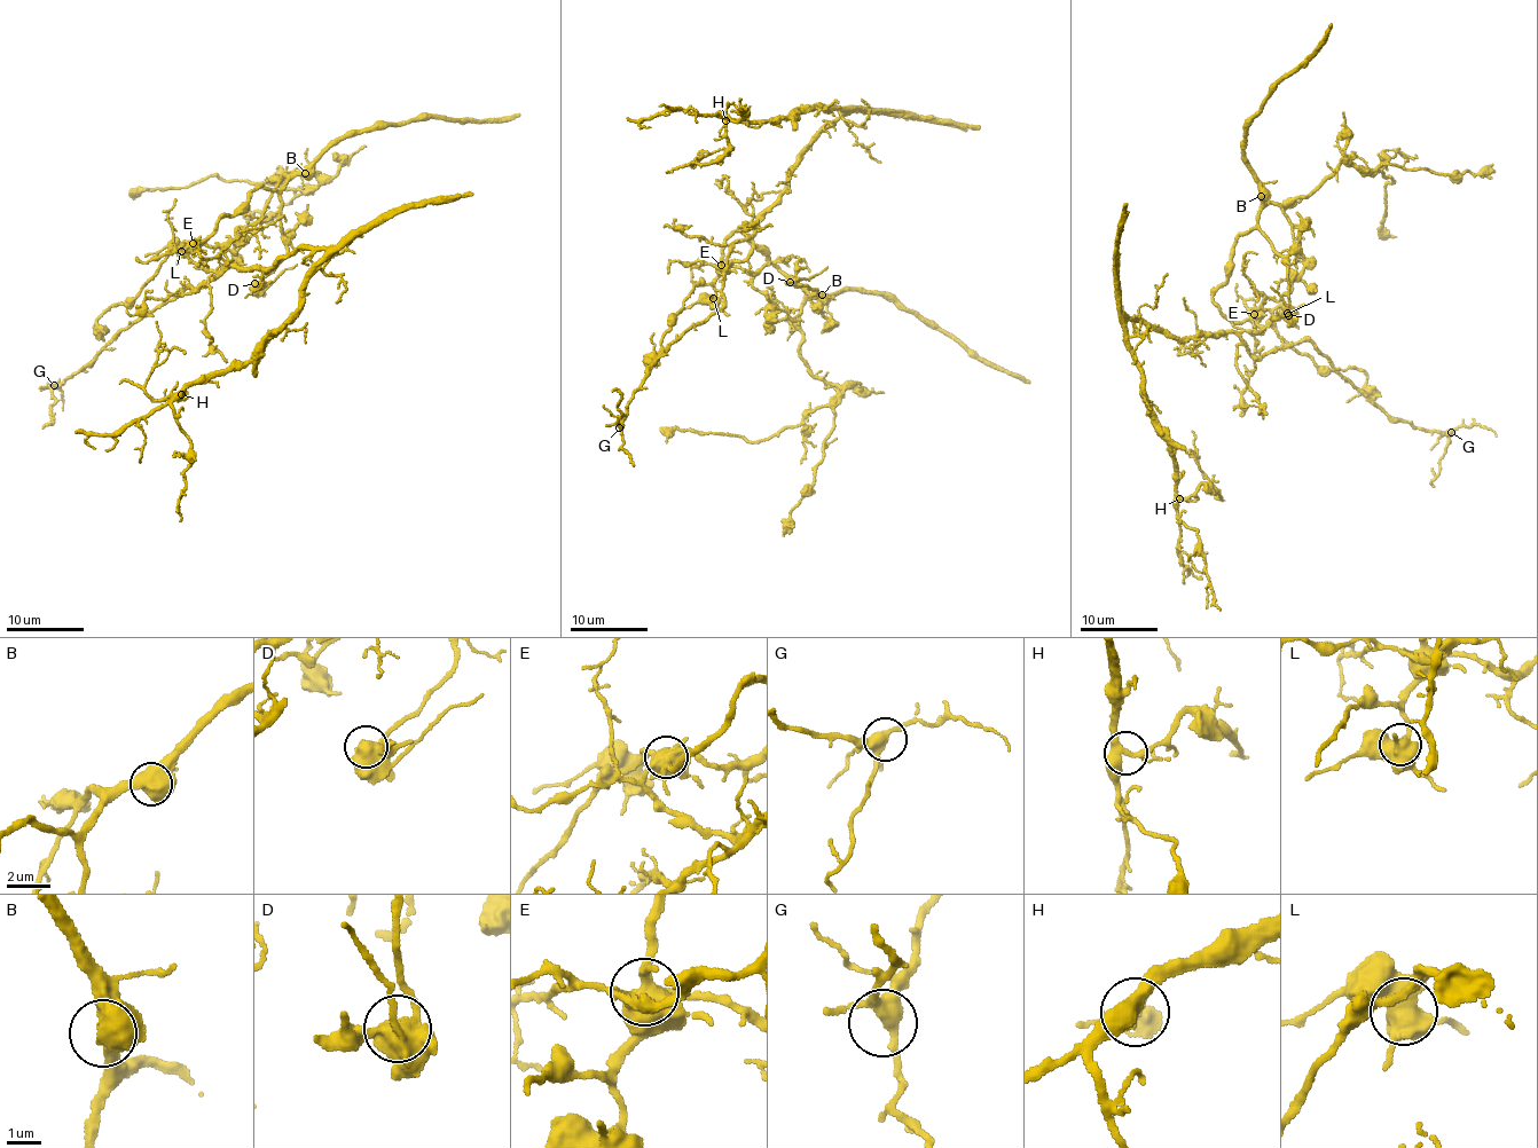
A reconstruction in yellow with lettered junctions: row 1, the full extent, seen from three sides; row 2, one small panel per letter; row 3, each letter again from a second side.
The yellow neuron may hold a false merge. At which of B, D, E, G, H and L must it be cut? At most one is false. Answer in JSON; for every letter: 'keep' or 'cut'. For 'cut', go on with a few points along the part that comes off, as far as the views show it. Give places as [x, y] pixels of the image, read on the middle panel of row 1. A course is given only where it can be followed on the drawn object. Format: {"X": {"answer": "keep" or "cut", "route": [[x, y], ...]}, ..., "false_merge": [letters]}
{"B": {"answer": "keep"}, "D": {"answer": "keep"}, "E": {"answer": "keep"}, "G": {"answer": "keep"}, "H": {"answer": "keep"}, "L": {"answer": "keep"}, "false_merge": []}

